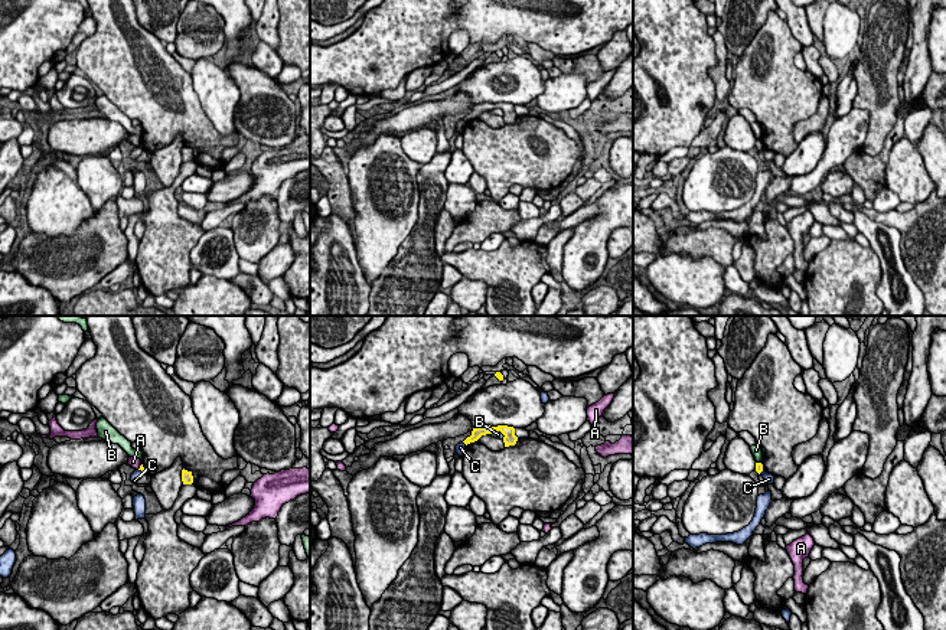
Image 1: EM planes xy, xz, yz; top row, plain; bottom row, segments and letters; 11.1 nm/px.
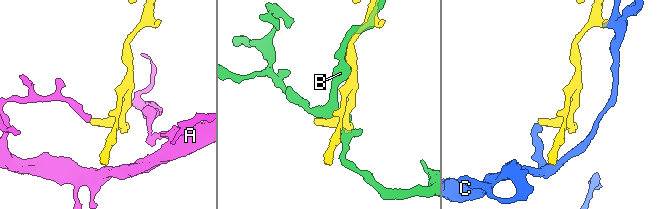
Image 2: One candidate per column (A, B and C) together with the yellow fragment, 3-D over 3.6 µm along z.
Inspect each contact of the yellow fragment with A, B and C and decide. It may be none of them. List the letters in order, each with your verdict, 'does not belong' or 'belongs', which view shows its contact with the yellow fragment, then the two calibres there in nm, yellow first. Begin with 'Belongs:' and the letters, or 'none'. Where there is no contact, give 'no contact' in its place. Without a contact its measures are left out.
Belongs: none
A: does not belong | xy | 50/120 nm
B: does not belong | xz | 140/90 nm
C: does not belong | xy | 50/120 nm

